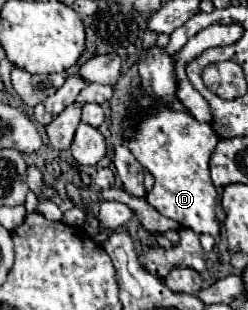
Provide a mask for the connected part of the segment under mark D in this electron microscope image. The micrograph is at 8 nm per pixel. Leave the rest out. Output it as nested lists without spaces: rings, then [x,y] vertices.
[[[158,109],[152,115],[144,117],[144,121],[136,127],[136,133],[124,145],[134,153],[134,157],[146,167],[156,183],[152,191],[148,191],[146,201],[164,217],[170,217],[180,223],[180,227],[188,227],[194,233],[202,235],[218,235],[220,225],[214,215],[216,207],[216,187],[210,181],[208,161],[218,143],[218,135],[210,125],[198,123],[184,111]]]

